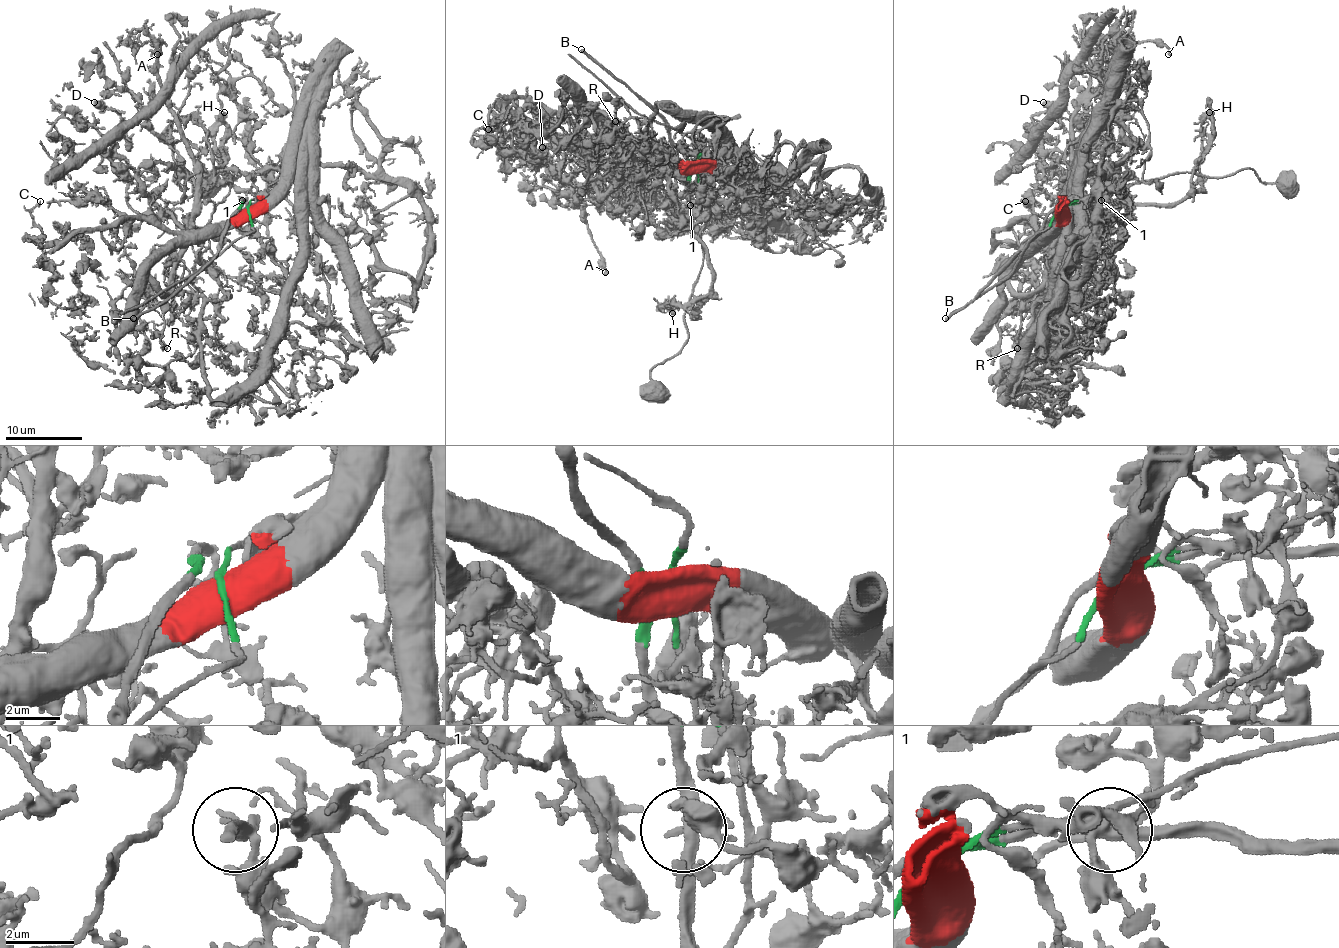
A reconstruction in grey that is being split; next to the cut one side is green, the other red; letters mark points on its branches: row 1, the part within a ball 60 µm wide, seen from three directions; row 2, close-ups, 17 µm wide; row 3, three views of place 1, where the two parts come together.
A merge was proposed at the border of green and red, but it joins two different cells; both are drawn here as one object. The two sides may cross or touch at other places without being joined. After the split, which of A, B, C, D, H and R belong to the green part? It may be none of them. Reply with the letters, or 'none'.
B, H

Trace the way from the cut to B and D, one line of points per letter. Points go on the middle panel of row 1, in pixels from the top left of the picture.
B: (696, 164), (702, 147), (669, 126), (581, 49)
D: (696, 164), (636, 154), (604, 193), (579, 170), (560, 179), (560, 191), (571, 185), (542, 147)

